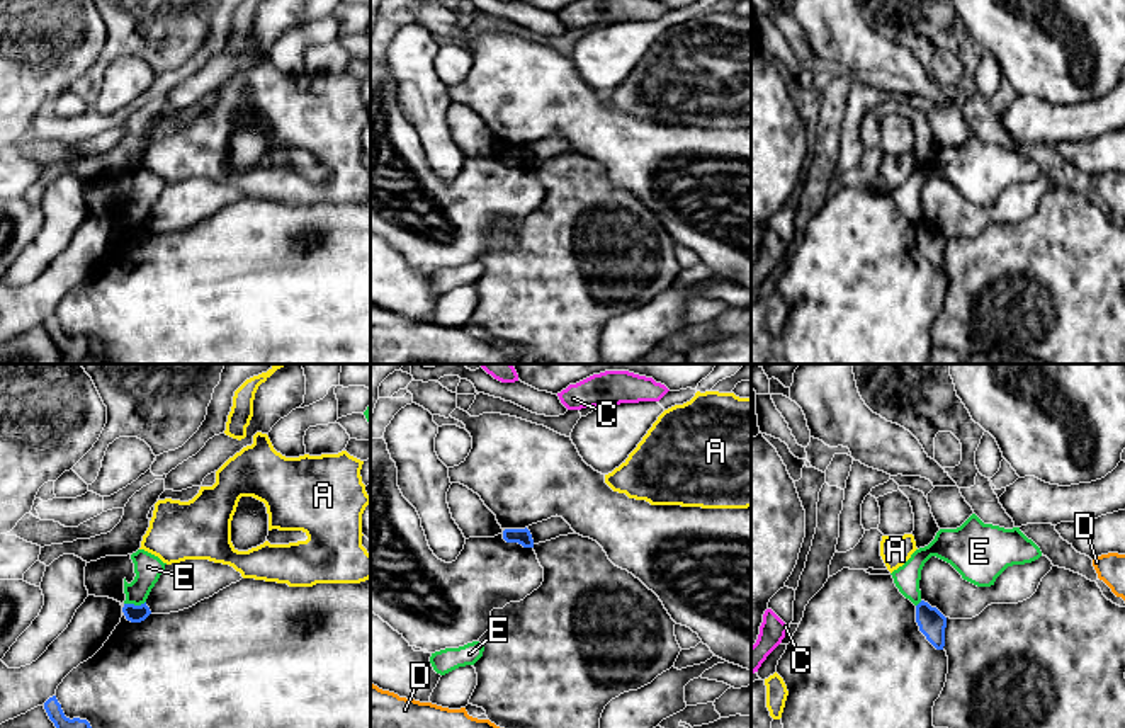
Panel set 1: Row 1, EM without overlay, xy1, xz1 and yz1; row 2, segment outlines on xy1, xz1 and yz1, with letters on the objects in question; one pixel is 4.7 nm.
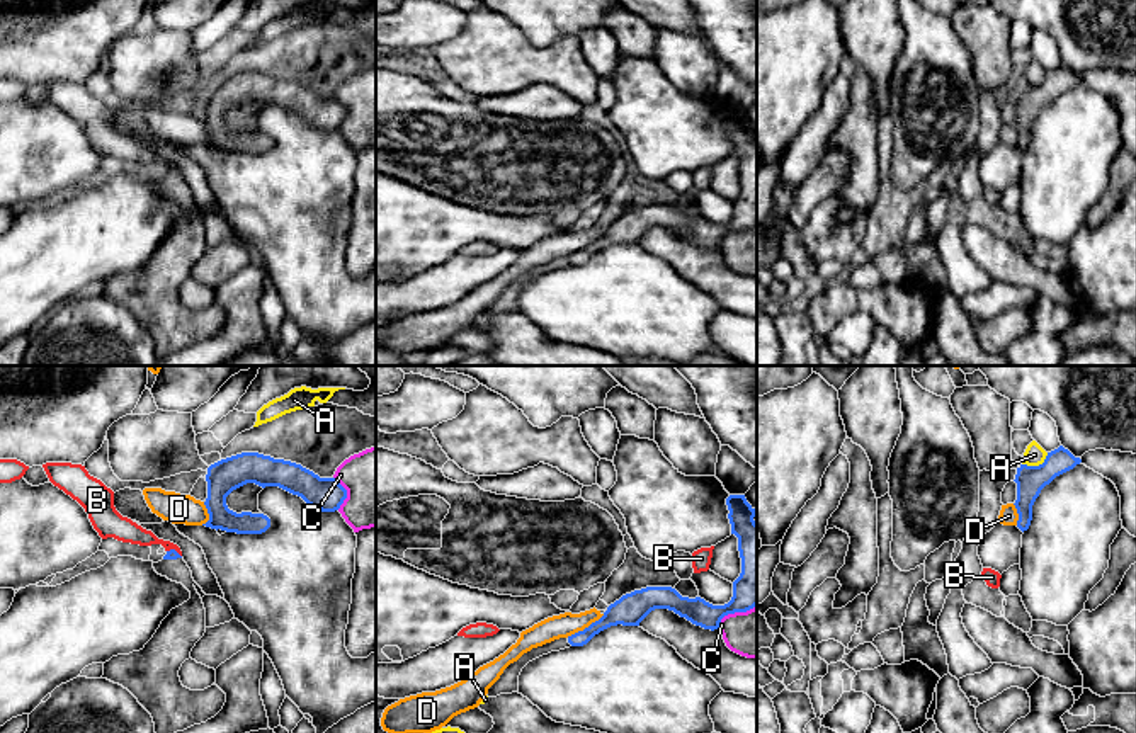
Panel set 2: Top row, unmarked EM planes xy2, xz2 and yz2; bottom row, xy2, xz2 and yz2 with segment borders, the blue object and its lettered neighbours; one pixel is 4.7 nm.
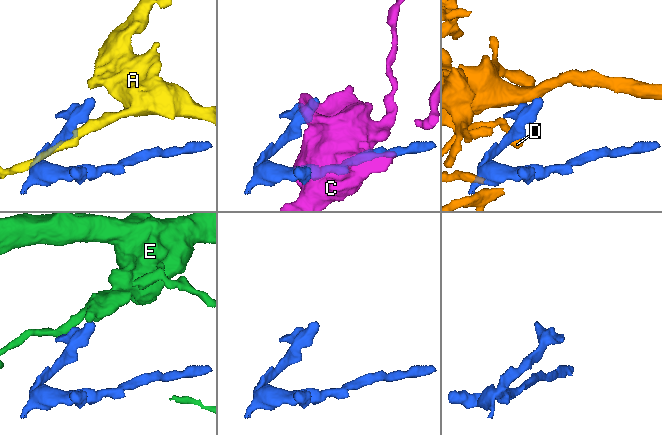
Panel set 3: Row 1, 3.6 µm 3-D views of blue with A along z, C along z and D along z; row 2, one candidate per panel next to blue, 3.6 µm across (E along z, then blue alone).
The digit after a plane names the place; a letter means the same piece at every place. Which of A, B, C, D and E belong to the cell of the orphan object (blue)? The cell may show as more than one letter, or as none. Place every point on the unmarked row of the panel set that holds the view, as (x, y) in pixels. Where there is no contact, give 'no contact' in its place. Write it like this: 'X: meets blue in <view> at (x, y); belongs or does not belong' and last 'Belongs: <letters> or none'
A: meets blue in yz2 at (1036, 85); does not belong
B: meets blue in xy2 at (174, 169); does not belong
C: meets blue in xy2 at (346, 113); does not belong
D: meets blue in xz2 at (585, 247); does not belong
E: meets blue in xy1 at (133, 223); does not belong
Belongs: none

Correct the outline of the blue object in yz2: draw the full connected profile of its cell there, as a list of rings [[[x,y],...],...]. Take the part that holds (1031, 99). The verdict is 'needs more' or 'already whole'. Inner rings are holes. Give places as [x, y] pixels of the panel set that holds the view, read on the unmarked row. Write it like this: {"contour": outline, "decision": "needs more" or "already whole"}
{"contour": [[[1059,65],[1048,71],[1046,78],[1039,85],[1020,83],[1017,87],[1017,119],[1015,128],[1019,133],[1017,146],[1024,151],[1029,148],[1032,139],[1032,124],[1039,116],[1041,109],[1049,104],[1056,95],[1073,88],[1082,78],[1075,77],[1068,68]]], "decision": "already whole"}

